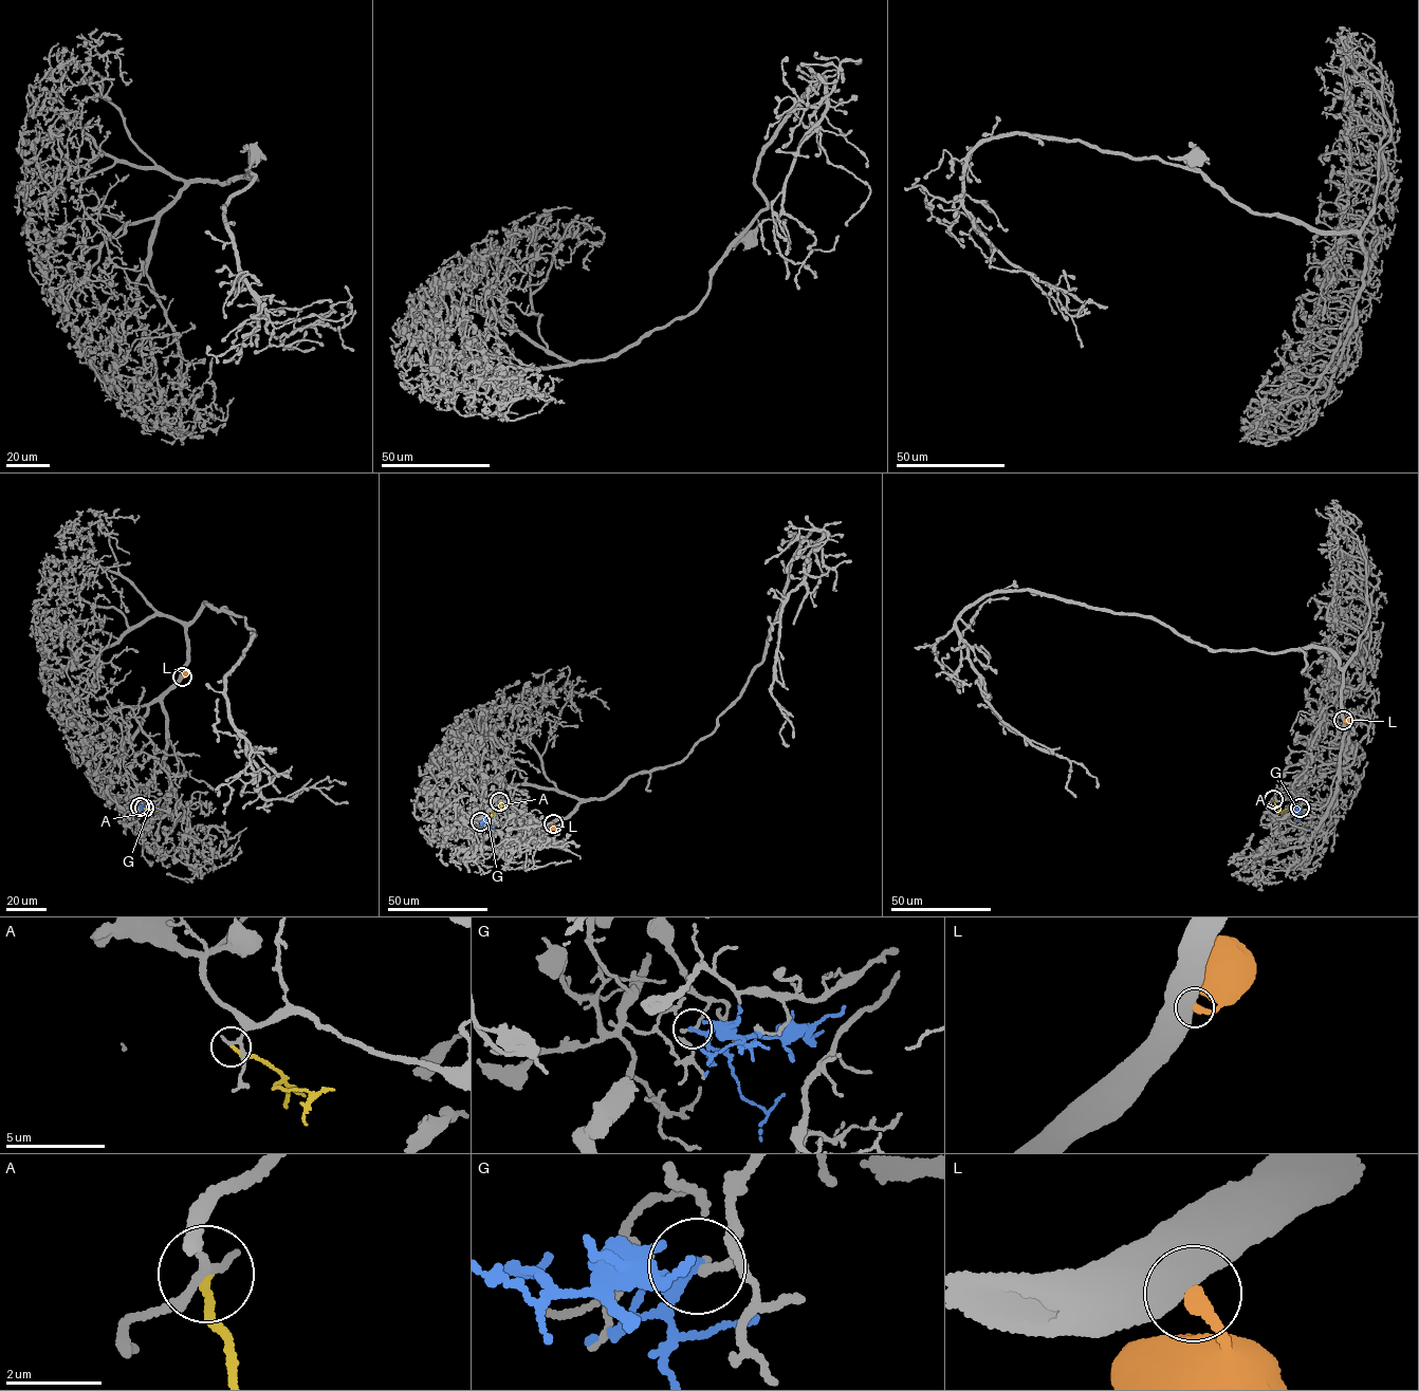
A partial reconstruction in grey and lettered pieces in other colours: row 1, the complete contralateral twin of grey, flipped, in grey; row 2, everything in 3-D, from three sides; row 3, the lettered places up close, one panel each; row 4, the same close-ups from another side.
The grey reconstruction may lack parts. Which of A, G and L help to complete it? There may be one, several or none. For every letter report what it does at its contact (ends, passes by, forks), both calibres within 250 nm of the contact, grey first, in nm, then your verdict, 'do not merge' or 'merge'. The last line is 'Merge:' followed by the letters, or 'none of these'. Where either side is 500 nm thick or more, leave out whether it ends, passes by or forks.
A: it ends there; 160 nm thick on the grey side, 150 nm on the other; do not merge
G: it passes by; 200 nm thick on the grey side, 160 nm on the other; do not merge
L: 800 nm thick on the grey side, 340 nm on the other; do not merge
Merge: none of these

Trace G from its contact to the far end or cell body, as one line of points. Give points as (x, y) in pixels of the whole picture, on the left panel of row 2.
G: (140, 807), (155, 803)

